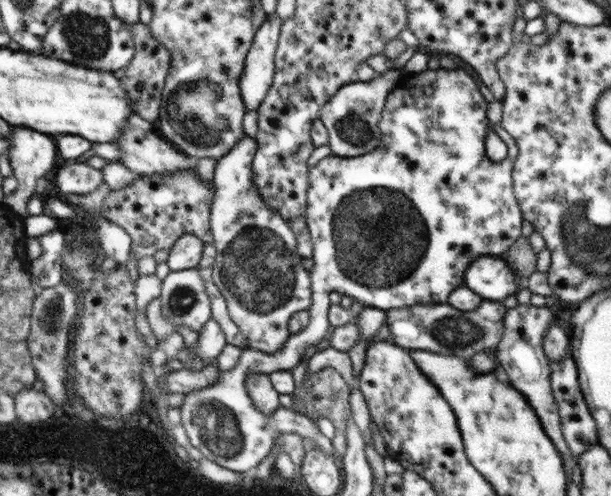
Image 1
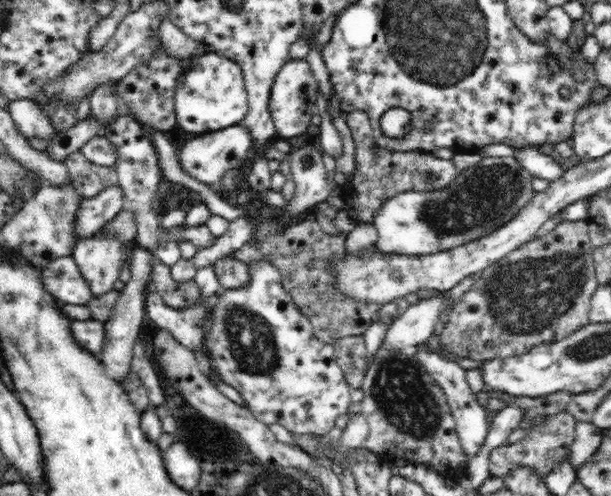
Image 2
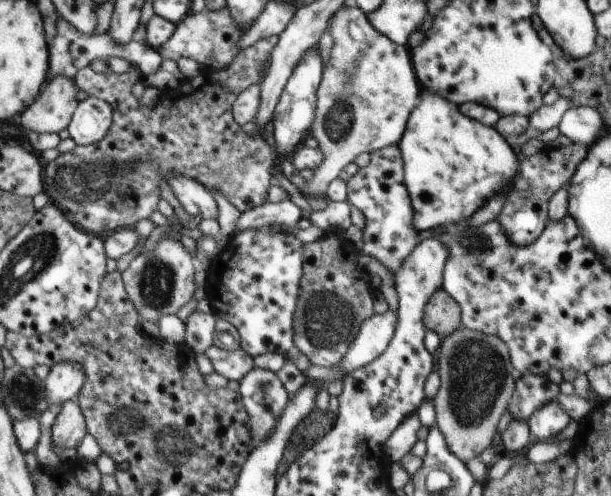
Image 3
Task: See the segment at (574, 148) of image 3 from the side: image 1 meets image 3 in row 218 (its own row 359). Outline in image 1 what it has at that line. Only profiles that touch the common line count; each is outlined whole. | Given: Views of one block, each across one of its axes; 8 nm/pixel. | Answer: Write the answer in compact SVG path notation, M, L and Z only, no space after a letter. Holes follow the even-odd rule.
M519 304L514 308L507 309L503 320L503 335L495 356L499 361L498 364L503 376L514 386L514 389L522 393L528 405L536 412L548 438L556 446L556 450L560 452L565 466L565 462L573 457L562 434L558 405L556 405L556 399L552 395L550 360L543 351L545 330L554 320L554 315L545 306Z

